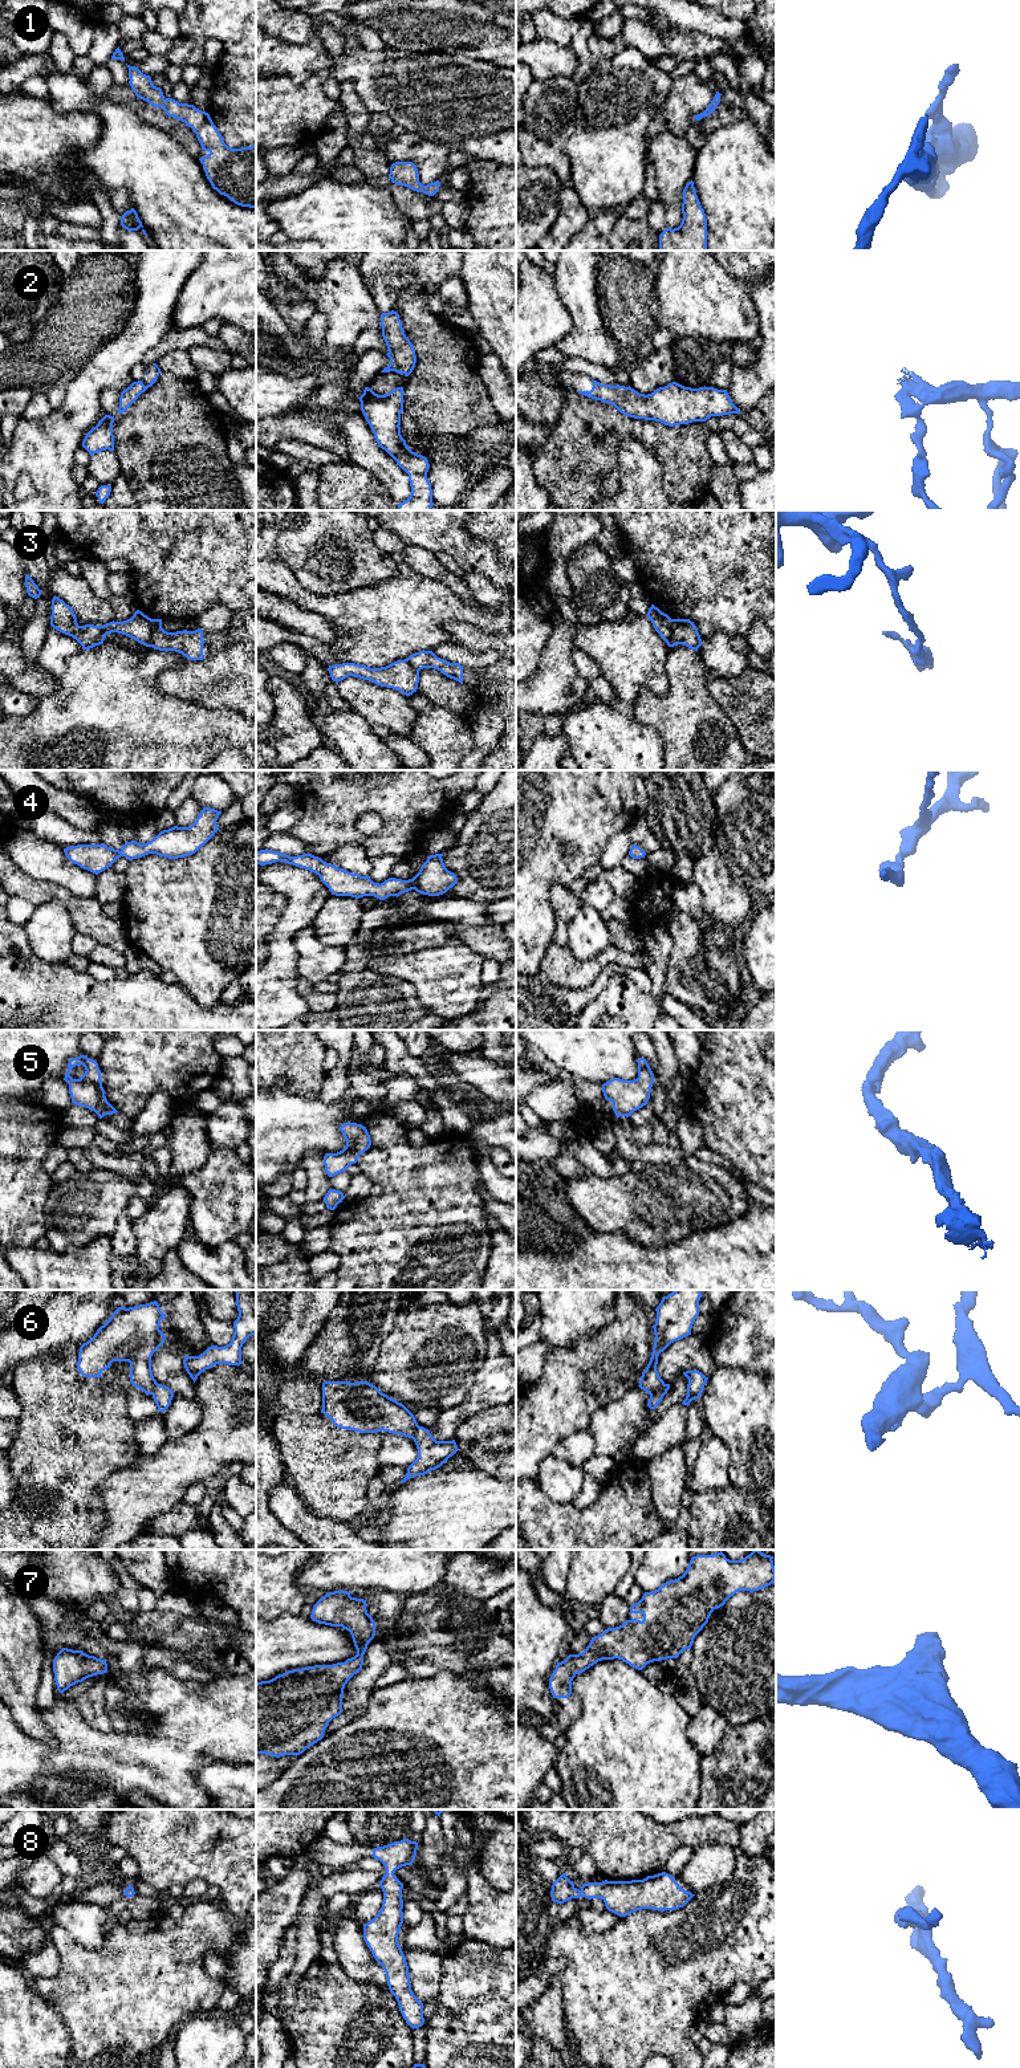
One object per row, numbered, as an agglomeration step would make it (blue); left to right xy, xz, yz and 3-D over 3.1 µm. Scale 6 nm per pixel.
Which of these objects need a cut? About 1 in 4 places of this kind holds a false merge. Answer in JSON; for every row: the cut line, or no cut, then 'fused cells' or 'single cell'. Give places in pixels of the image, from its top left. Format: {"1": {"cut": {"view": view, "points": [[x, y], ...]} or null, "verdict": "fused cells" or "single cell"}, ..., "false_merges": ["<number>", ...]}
{"1": {"cut": null, "verdict": "single cell"}, "2": {"cut": null, "verdict": "single cell"}, "3": {"cut": {"view": "xy", "points": [[150, 619], [151, 646]]}, "verdict": "fused cells"}, "4": {"cut": null, "verdict": "single cell"}, "5": {"cut": null, "verdict": "single cell"}, "6": {"cut": {"view": "yz", "points": [[665, 1384], [650, 1397]]}, "verdict": "fused cells"}, "7": {"cut": null, "verdict": "single cell"}, "8": {"cut": null, "verdict": "single cell"}, "false_merges": ["3", "6"]}

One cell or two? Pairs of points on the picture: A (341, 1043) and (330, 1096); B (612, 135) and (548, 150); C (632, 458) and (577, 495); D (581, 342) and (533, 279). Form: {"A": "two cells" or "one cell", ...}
{"A": "one cell", "B": "two cells", "C": "two cells", "D": "two cells"}

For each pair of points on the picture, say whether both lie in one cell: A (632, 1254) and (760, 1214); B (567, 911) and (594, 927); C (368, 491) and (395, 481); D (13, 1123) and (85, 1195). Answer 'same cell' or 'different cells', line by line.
A: same cell
B: different cells
C: different cells
D: different cells

